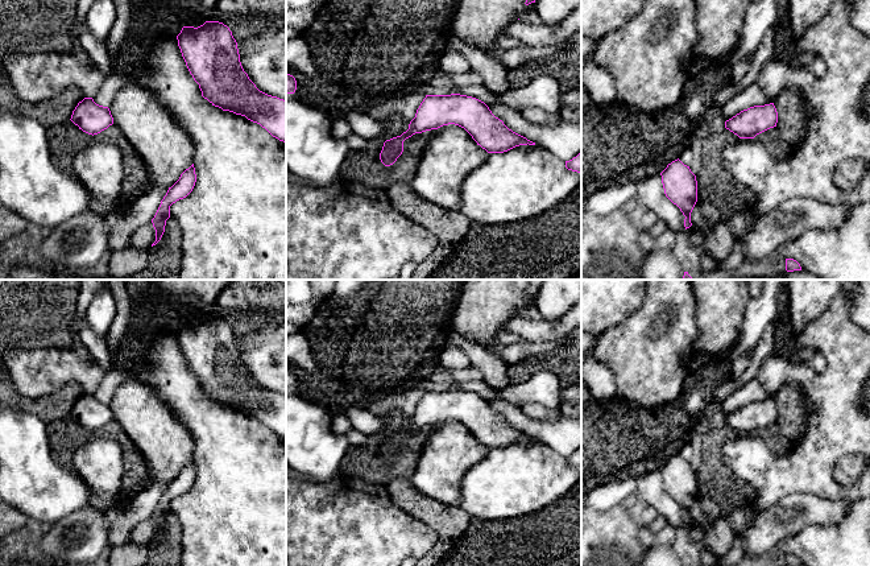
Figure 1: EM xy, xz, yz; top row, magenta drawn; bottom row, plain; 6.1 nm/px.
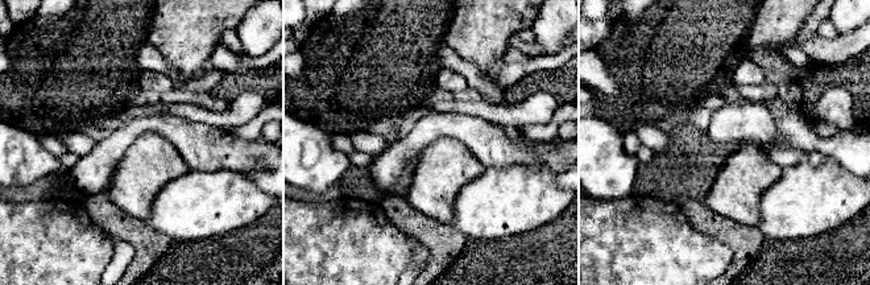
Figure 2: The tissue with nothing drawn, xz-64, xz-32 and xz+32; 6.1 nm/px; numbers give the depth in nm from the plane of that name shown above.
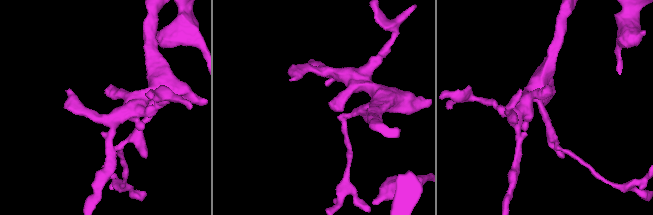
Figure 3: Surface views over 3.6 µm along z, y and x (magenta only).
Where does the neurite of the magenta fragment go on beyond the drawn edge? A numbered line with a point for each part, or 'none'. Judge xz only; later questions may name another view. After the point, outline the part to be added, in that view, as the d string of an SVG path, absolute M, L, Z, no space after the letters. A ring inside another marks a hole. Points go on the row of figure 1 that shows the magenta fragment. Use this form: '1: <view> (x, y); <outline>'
none

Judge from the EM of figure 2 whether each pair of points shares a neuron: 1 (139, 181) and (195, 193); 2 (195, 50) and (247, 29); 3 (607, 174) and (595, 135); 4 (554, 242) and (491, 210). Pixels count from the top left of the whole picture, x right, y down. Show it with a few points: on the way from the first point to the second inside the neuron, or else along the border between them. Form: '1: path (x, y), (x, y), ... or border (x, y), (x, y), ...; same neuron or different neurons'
1: border (189, 170), (170, 180), (157, 193), (149, 214); different neurons
2: border (247, 13), (236, 29); different neurons
3: path (600, 165), (595, 157), (595, 144); same neuron
4: border (558, 215), (535, 228), (500, 238); different neurons

